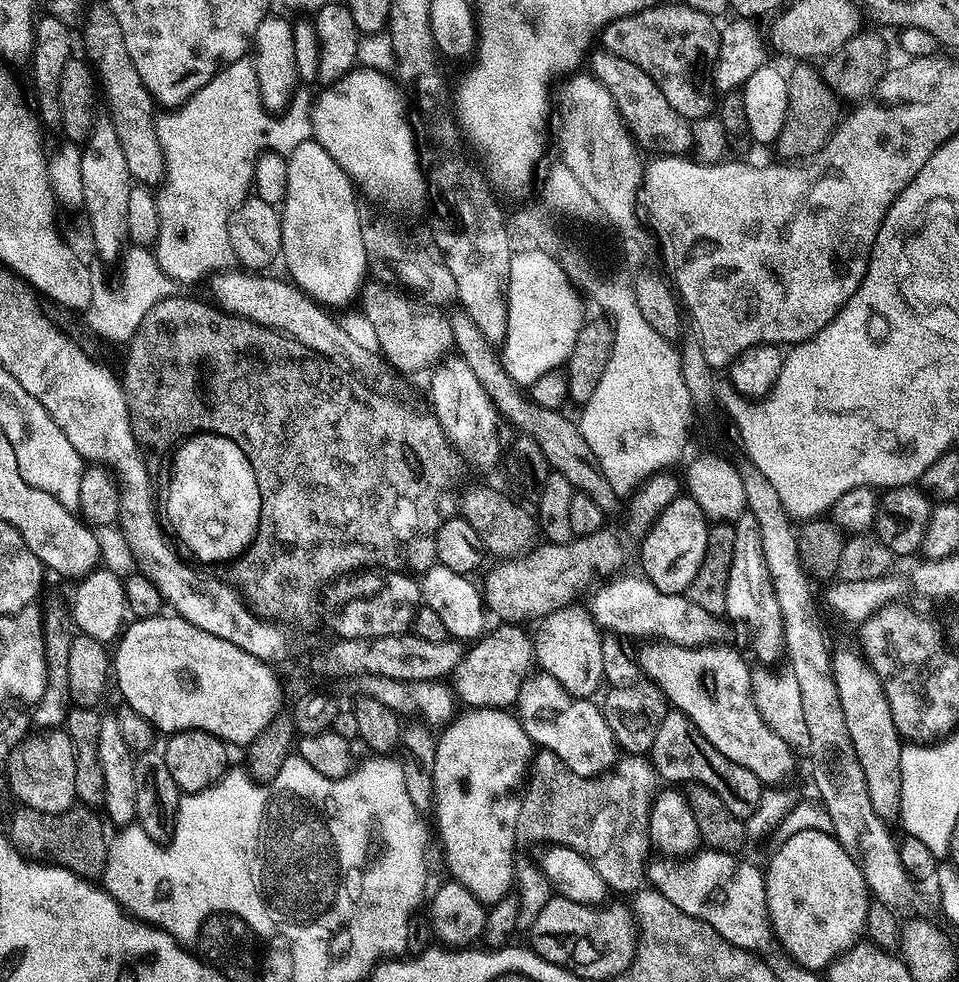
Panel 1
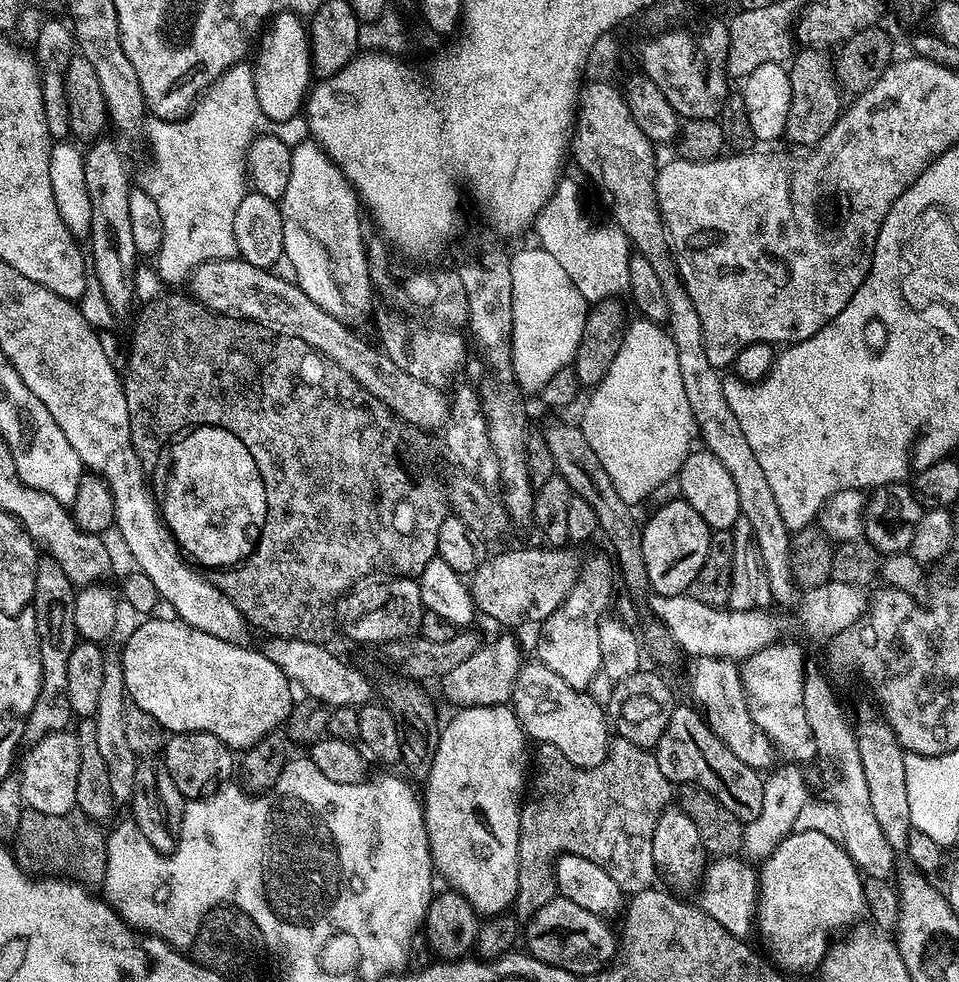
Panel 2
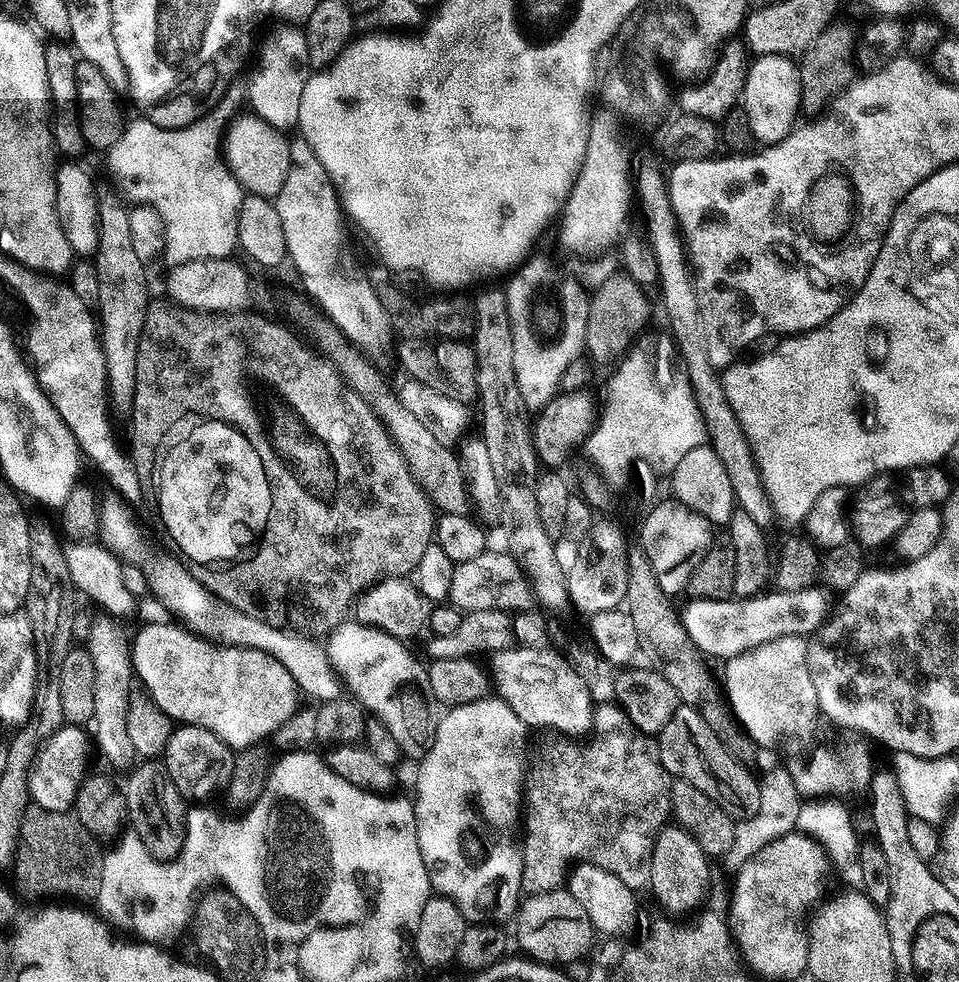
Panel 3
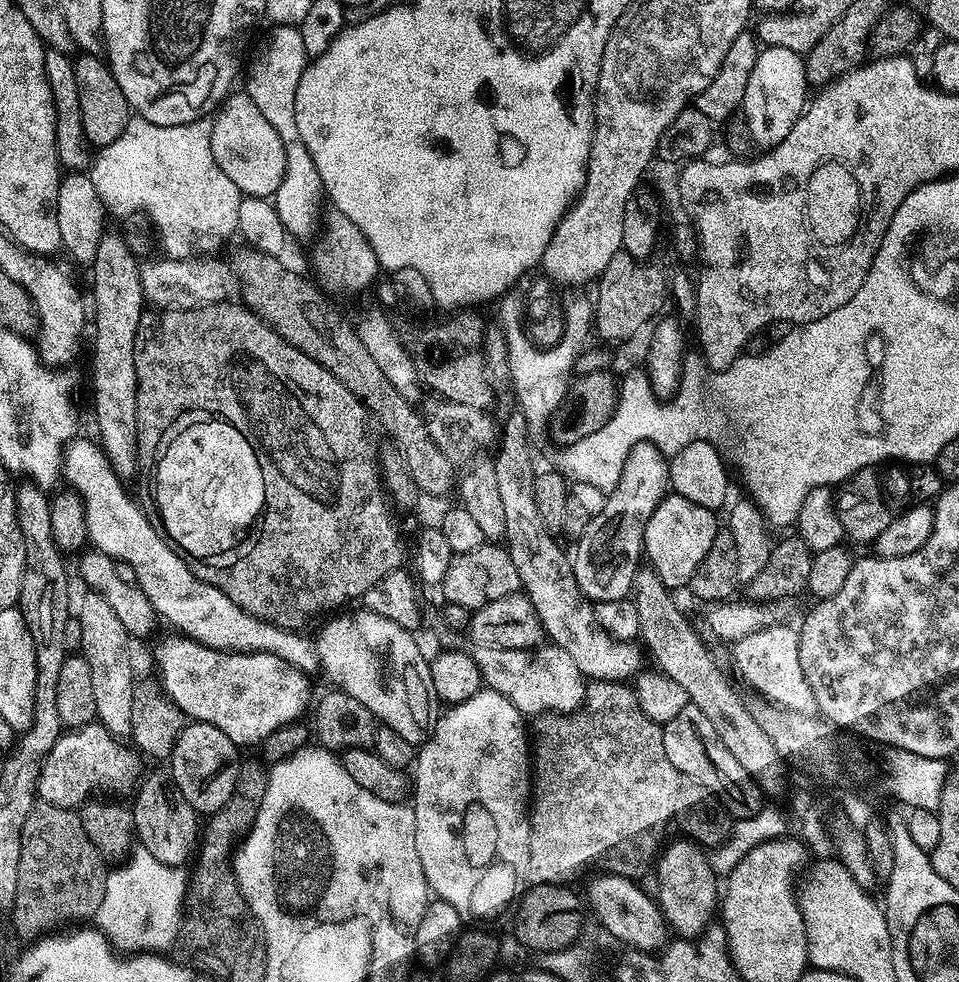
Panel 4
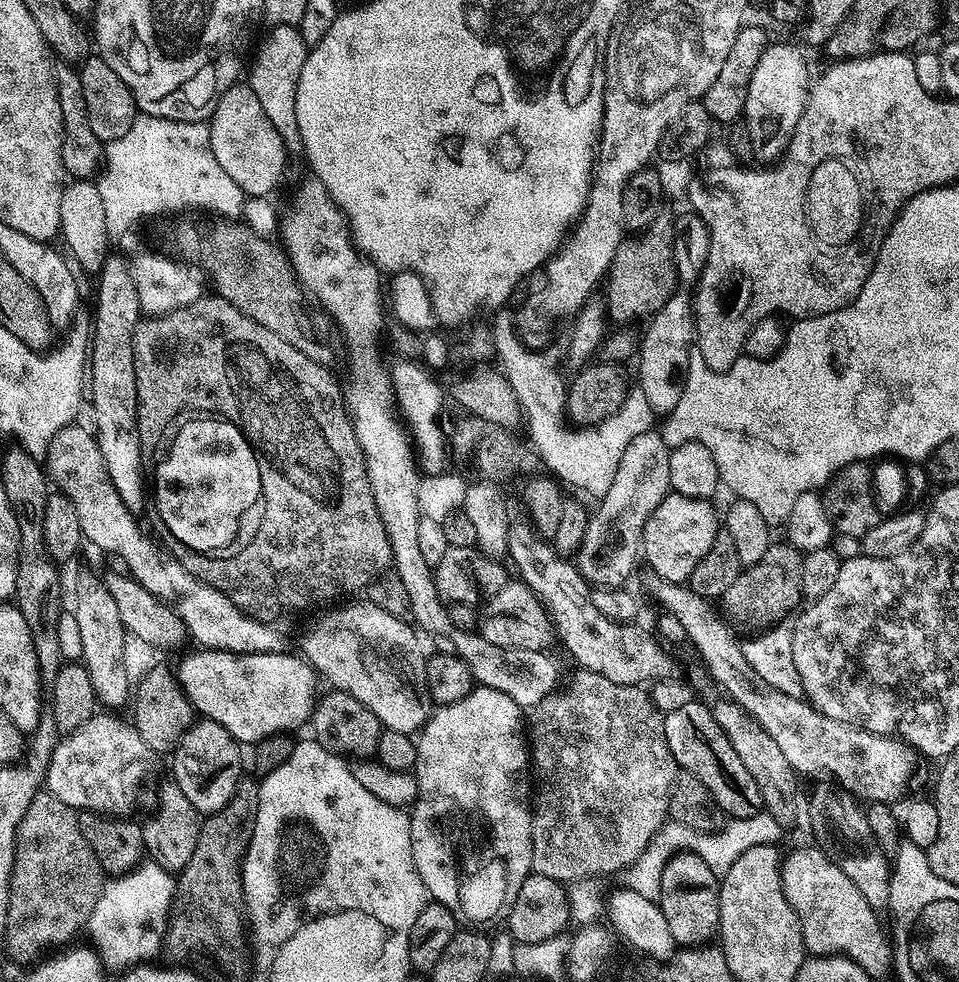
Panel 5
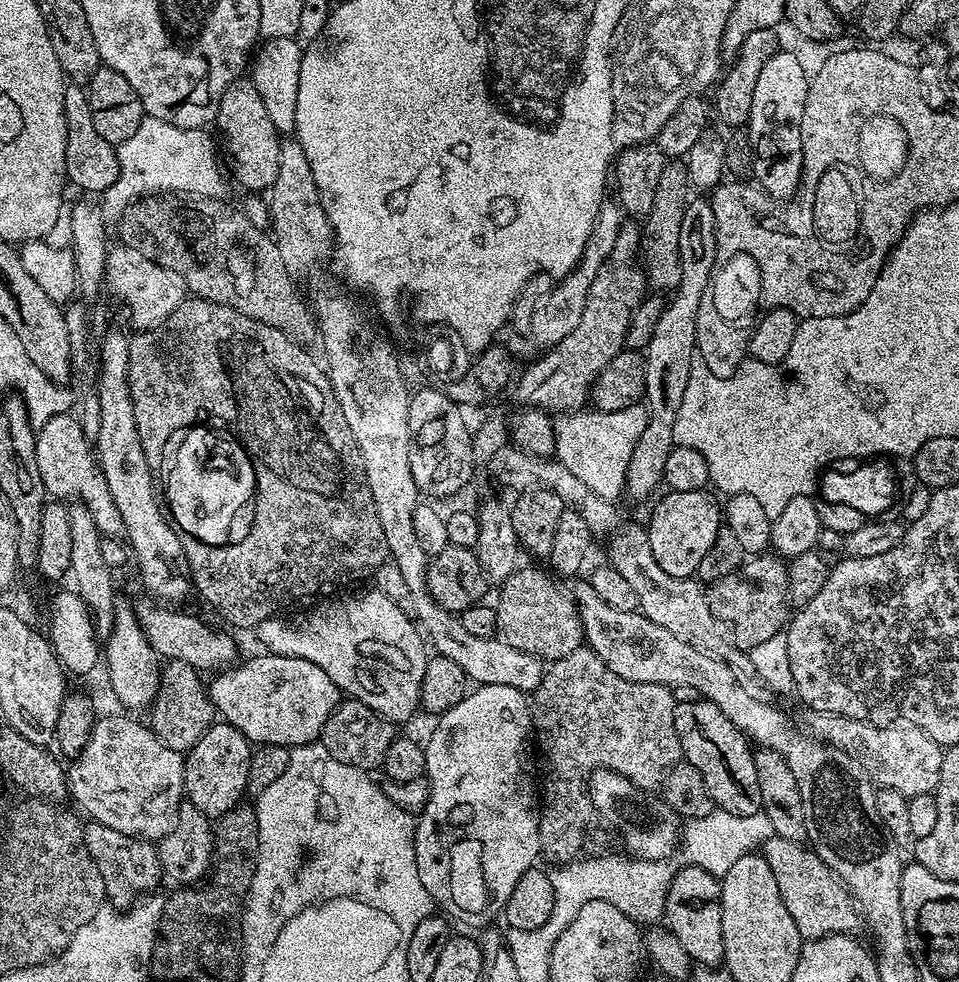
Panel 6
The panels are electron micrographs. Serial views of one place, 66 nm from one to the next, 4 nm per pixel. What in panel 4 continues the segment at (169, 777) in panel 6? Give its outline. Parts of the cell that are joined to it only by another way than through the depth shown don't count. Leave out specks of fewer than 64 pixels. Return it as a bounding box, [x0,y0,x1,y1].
[39,722,142,810]

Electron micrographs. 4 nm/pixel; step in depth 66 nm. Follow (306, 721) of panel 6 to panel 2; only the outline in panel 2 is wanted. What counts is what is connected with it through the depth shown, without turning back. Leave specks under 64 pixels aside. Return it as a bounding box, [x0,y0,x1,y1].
[122,618,294,750]

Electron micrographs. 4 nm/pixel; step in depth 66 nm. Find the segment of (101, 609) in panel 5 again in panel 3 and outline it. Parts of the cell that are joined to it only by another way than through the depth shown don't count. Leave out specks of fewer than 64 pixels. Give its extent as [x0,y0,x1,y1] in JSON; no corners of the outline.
[86,614,136,760]

